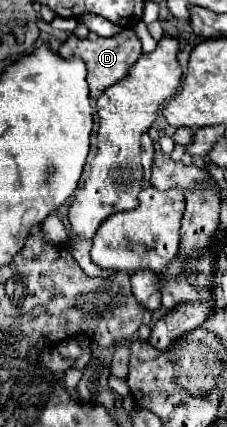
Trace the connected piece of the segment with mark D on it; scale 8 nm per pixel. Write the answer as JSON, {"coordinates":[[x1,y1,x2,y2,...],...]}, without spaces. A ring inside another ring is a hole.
{"coordinates":[[125,29,115,37,99,37,97,33,89,33,85,39,79,39,75,35,69,35,65,43,61,43,59,47,59,55,61,57,71,57,71,55,79,55,85,59,87,63,87,83,89,83,89,91,91,97,97,99,107,87,111,87,113,83,121,81,129,67,135,63,135,59,141,57,141,41,137,39,133,29]]}

